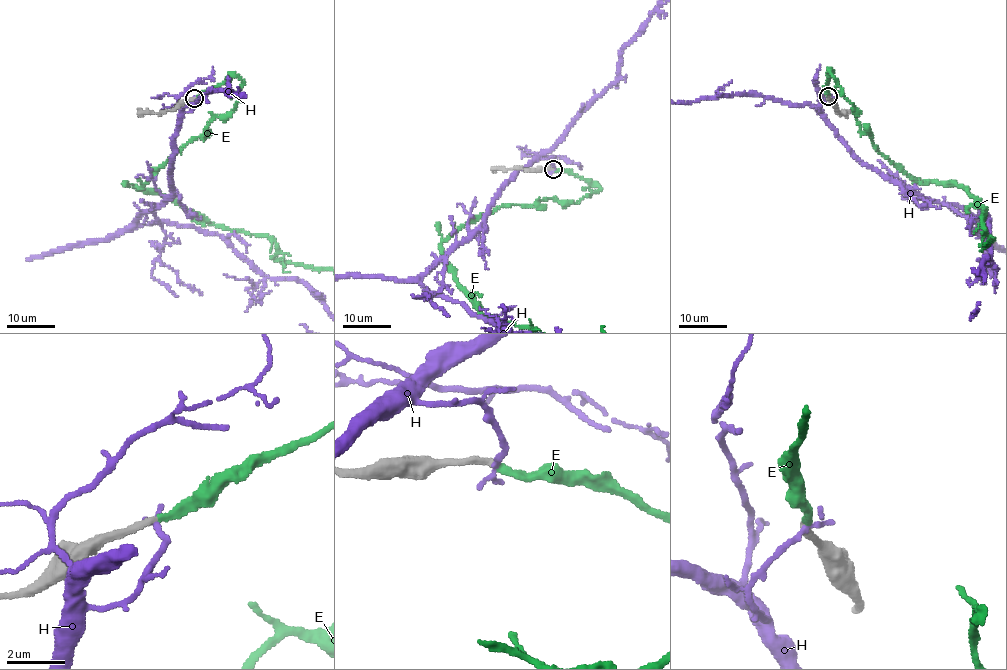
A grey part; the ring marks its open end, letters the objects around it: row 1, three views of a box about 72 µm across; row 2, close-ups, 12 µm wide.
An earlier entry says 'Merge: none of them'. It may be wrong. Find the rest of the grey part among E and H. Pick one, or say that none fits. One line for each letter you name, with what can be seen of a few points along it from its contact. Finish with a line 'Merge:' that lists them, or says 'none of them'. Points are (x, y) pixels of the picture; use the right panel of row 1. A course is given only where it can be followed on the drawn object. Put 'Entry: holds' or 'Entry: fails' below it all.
Merge: E
Entry: fails

